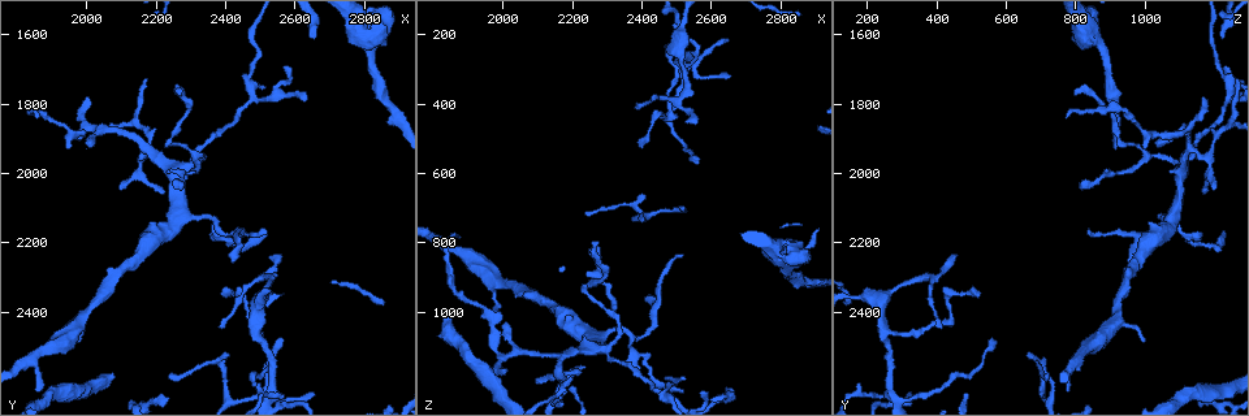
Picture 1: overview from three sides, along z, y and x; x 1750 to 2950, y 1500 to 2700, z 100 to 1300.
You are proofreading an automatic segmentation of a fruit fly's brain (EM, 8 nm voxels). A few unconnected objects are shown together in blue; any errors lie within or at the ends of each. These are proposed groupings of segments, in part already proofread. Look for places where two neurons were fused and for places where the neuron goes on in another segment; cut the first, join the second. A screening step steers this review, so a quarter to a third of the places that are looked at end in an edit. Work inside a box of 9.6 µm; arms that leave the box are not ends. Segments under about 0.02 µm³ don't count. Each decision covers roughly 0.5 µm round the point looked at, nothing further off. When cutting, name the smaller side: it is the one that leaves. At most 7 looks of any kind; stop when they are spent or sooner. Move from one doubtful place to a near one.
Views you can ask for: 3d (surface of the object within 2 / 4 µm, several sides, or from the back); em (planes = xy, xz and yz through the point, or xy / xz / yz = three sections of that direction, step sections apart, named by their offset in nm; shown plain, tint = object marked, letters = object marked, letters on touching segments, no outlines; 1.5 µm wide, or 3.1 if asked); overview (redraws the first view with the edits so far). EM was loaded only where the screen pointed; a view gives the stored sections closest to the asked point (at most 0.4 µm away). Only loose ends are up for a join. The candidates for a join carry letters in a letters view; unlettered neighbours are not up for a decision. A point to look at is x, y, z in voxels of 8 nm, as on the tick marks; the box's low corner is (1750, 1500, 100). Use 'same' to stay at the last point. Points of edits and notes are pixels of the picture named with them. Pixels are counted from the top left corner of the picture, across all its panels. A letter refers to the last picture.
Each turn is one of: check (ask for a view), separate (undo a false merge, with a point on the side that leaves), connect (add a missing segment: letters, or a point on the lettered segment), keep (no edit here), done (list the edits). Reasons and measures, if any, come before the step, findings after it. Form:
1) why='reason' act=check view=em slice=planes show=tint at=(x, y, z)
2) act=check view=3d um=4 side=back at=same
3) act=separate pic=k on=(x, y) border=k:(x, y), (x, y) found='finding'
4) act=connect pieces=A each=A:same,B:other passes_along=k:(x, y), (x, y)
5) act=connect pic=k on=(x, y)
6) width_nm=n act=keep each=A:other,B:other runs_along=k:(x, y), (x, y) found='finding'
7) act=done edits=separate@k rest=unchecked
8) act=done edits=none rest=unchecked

why='branch stops here' act=check view=em slice=planes show=letters at=(2380, 2440, 420)

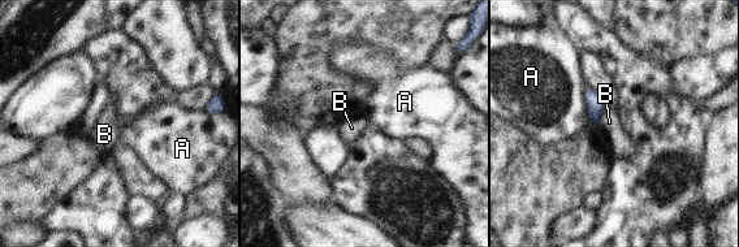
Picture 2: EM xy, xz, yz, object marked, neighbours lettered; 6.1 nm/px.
act=keep each=A:other,B:other border=2:(606, 103), (600, 120), (595, 125) found='no lettered segment goes on from it'

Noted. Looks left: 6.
act=check view=em slice=planes show=letters at=(2170, 1920, 1120)

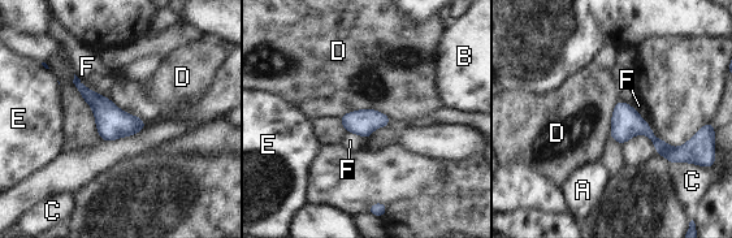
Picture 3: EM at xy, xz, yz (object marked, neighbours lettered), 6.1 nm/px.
act=keep each=A:other,B:other,C:other,D:other,E:other,F:other runs_along=3:(619, 104), (665, 150), (680, 155) found='all the same neuron'

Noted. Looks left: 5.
act=check view=em slice=planes show=letters at=(2280, 1770, 790)

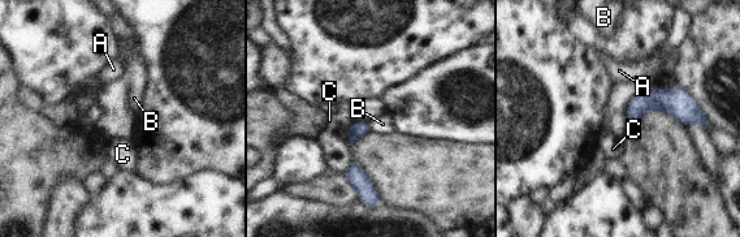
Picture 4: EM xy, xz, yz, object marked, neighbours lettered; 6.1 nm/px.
act=keep each=A:other,B:other,C:other border=4:(367, 123), (370, 130) found='no lettered segment goes on from it'

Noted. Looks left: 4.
act=done edits=none rest=unchecked

